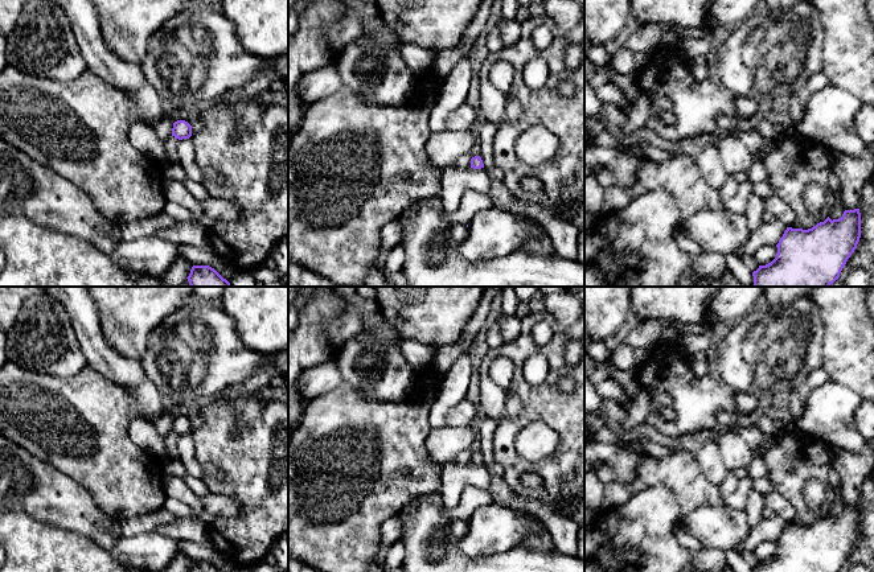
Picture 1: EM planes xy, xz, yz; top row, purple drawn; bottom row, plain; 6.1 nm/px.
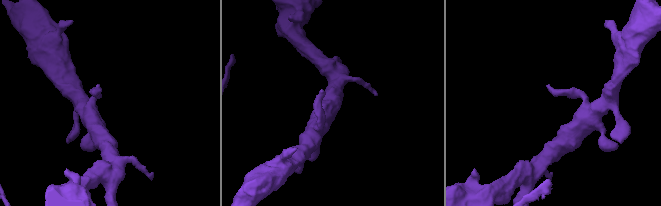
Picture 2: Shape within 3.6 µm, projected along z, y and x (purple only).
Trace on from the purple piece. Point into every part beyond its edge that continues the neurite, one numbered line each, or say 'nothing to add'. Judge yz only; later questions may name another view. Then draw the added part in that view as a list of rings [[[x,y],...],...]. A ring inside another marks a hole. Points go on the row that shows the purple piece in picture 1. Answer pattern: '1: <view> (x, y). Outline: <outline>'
nothing to add

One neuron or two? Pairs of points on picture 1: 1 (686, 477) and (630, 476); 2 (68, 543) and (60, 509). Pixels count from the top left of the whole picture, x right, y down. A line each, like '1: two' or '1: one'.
1: one
2: two

